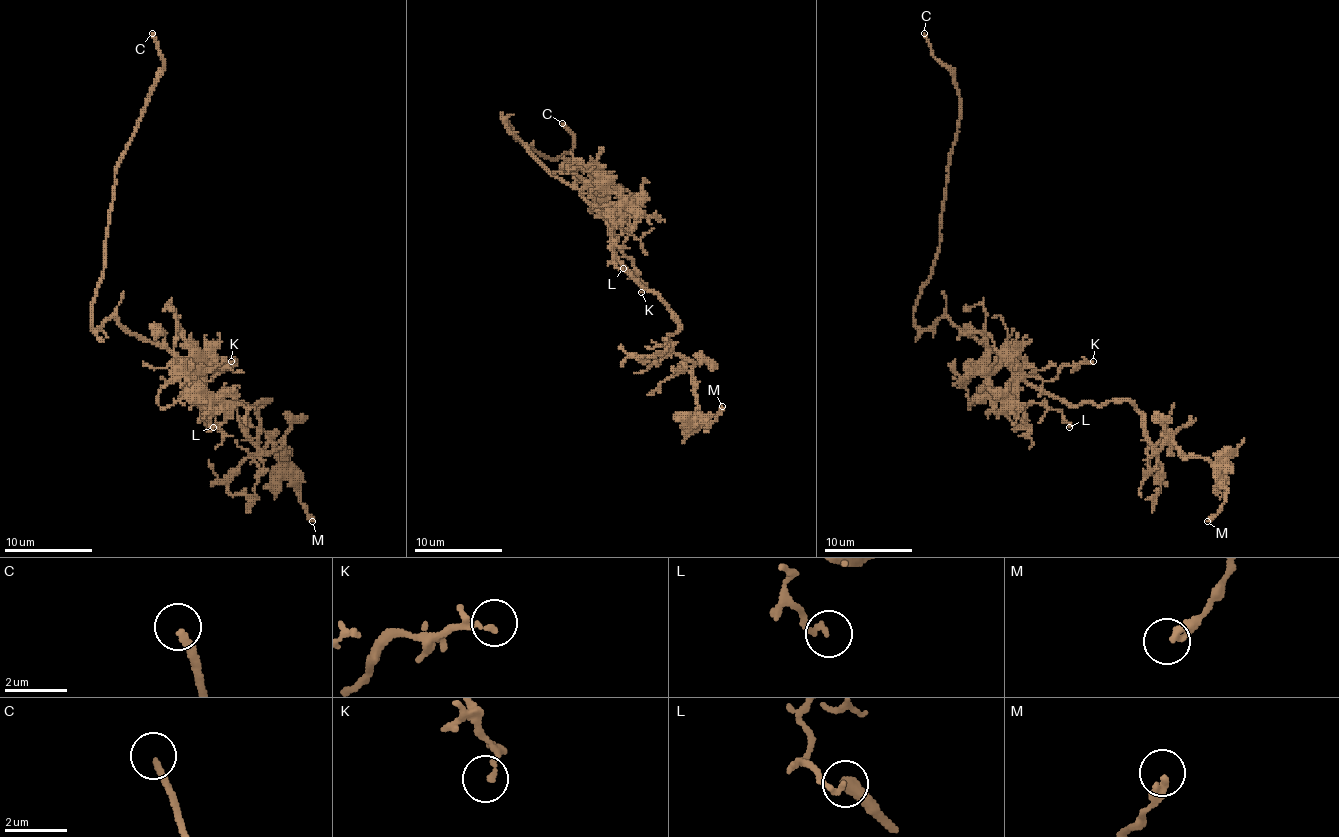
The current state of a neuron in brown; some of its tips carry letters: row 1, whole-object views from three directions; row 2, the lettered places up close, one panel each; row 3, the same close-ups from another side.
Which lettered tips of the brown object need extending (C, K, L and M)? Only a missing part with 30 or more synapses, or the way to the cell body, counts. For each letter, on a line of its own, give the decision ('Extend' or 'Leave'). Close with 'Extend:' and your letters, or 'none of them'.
C: Extend
K: Leave
L: Leave
M: Leave
Extend: C

